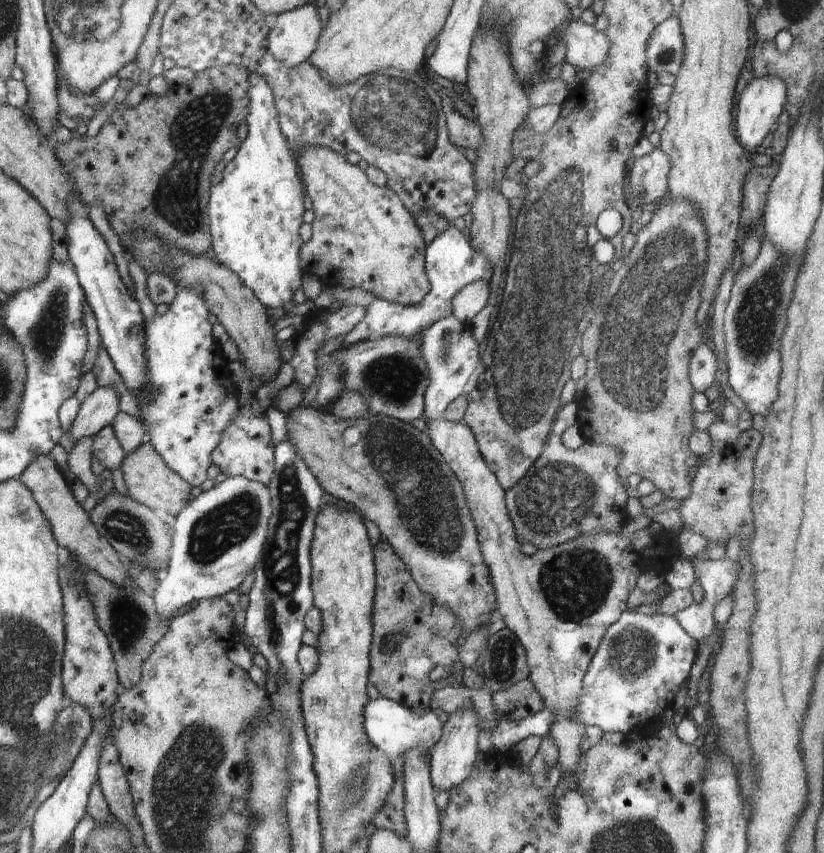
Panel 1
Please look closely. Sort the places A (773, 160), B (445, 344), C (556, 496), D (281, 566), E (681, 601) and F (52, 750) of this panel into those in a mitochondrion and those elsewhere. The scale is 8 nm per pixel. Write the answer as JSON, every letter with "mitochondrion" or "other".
{"A":"other","B":"mitochondrion","C":"mitochondrion","D":"mitochondrion","E":"other","F":"mitochondrion"}

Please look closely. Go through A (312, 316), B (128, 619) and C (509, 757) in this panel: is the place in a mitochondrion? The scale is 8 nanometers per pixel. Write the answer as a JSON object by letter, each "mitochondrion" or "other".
{"A":"other","B":"mitochondrion","C":"other"}

